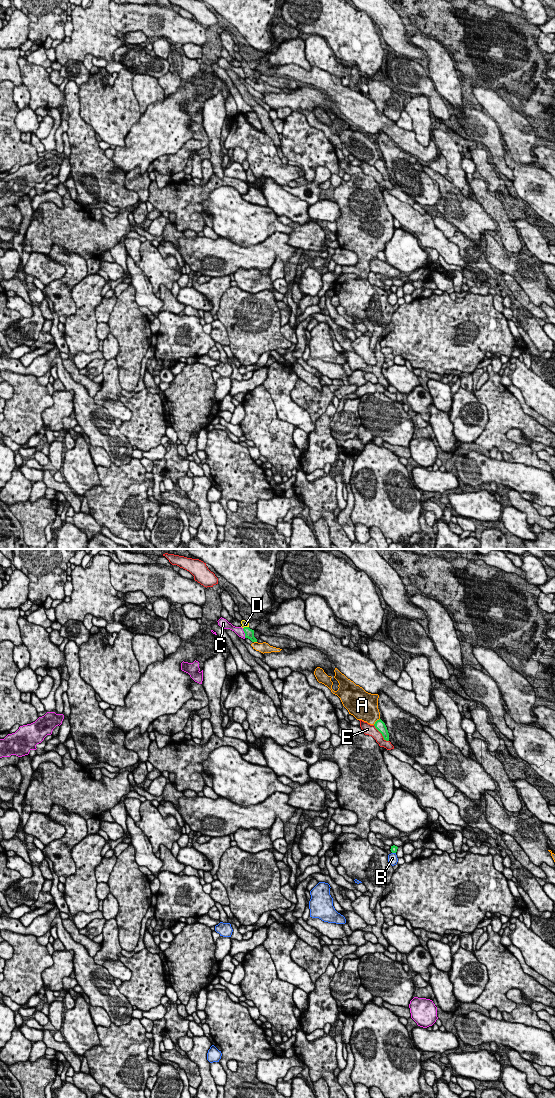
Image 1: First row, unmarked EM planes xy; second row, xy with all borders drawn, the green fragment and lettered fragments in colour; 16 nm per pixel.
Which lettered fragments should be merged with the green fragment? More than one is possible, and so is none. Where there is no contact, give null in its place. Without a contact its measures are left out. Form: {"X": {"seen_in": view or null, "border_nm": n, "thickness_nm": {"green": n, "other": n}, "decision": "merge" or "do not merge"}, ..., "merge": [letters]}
{"A": {"seen_in": "xy", "border_nm": 150, "thickness_nm": {"green": 160, "other": 380}, "decision": "do not merge"}, "B": {"seen_in": "xy", "border_nm": 70, "thickness_nm": {"green": 100, "other": 160}, "decision": "do not merge"}, "C": {"seen_in": "xy", "border_nm": 170, "thickness_nm": {"green": 160, "other": 130}, "decision": "do not merge"}, "D": {"seen_in": "xy", "border_nm": 100, "thickness_nm": {"green": 160, "other": 100}, "decision": "merge"}, "E": {"seen_in": "xy", "border_nm": 360, "thickness_nm": {"green": 160, "other": 180}, "decision": "do not merge"}, "merge": ["D"]}

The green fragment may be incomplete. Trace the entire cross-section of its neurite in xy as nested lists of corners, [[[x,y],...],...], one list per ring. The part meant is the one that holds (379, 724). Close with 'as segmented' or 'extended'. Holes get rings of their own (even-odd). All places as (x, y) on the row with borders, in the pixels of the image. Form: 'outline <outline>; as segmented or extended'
outline [[[379,719],[375,722],[374,726],[382,734],[384,740],[389,741],[389,733],[385,723]]]; as segmented

